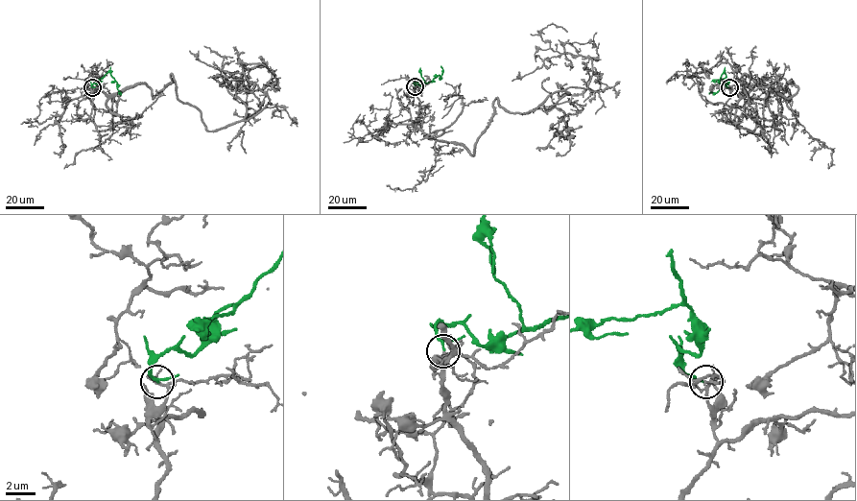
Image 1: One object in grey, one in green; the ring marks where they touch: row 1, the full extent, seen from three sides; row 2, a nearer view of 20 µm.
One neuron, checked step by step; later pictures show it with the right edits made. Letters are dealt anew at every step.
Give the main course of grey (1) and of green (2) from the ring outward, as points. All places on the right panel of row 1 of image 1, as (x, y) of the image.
1: (729, 87), (798, 90), (744, 74), (748, 131), (703, 100), (696, 73), (675, 81)
2: (729, 87), (725, 72), (718, 83), (721, 88), (709, 94)

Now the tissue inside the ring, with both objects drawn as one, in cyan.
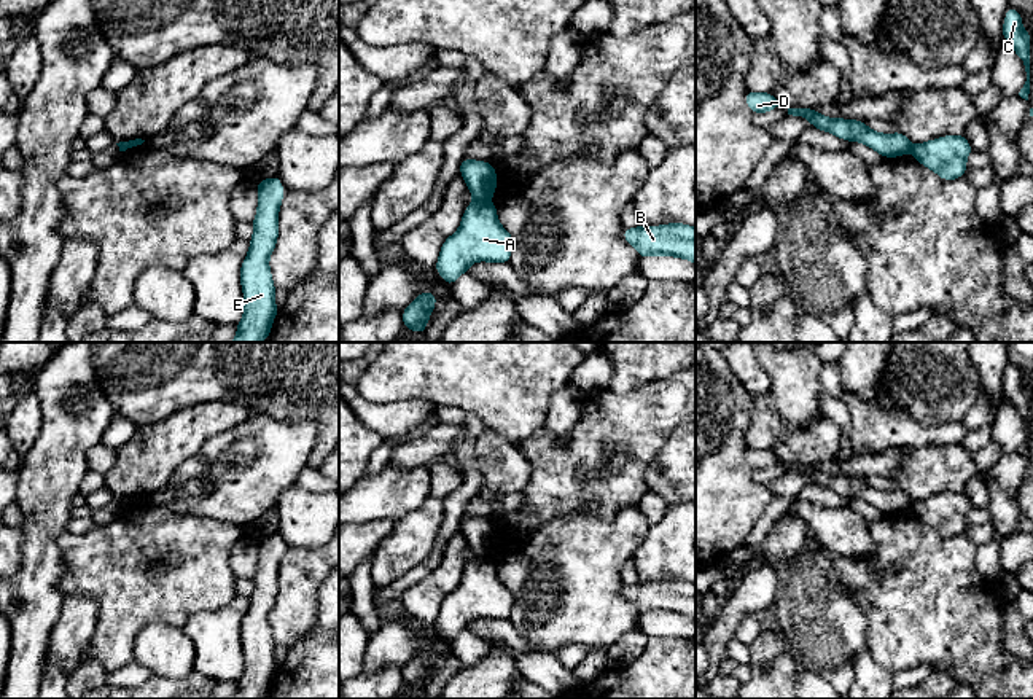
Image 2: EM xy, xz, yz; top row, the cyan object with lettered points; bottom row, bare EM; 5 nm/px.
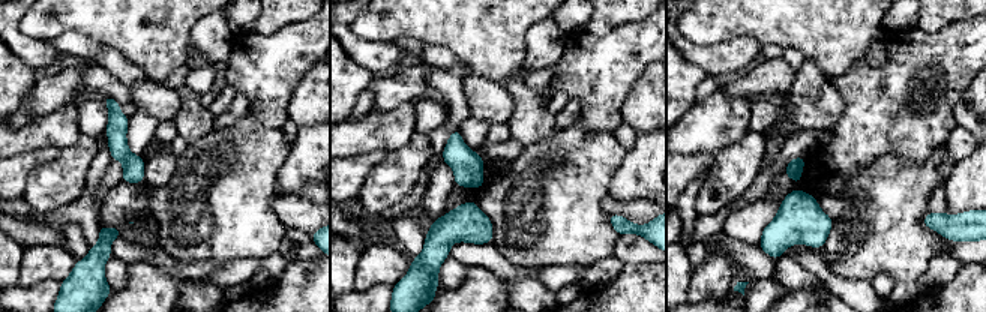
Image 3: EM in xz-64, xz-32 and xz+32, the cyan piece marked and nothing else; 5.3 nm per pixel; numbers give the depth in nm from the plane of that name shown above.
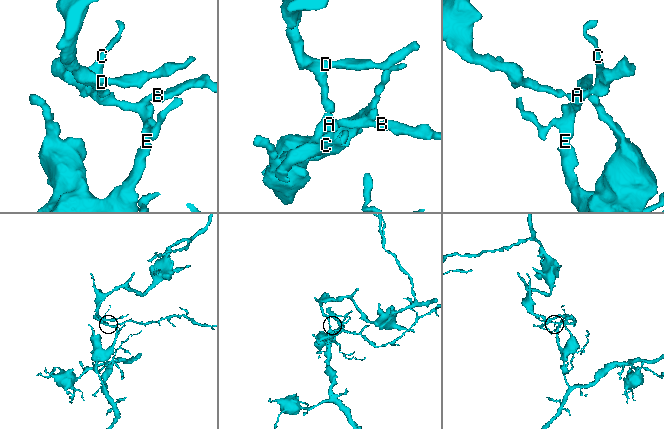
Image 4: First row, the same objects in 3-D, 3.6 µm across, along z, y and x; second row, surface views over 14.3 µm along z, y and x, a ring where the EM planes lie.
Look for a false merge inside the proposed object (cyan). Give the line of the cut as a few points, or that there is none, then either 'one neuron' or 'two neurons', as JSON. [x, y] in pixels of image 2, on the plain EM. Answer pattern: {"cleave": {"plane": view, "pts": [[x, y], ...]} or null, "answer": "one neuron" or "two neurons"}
{"cleave": {"plane": "xz", "pts": [[476, 556], [487, 559]]}, "answer": "two neurons"}

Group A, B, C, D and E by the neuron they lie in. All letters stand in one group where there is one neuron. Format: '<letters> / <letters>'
A B C E / D

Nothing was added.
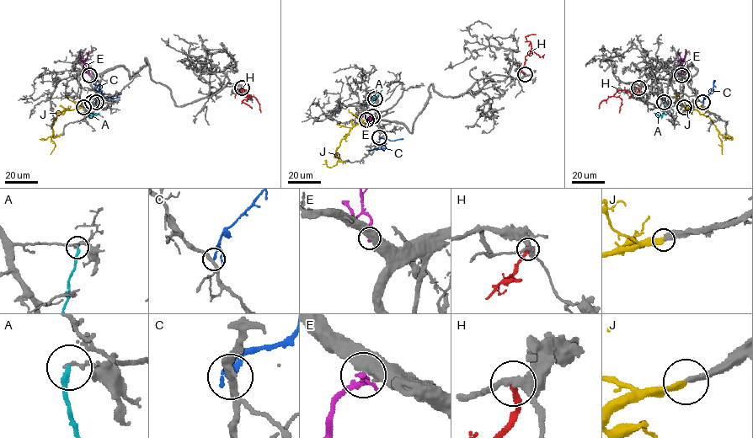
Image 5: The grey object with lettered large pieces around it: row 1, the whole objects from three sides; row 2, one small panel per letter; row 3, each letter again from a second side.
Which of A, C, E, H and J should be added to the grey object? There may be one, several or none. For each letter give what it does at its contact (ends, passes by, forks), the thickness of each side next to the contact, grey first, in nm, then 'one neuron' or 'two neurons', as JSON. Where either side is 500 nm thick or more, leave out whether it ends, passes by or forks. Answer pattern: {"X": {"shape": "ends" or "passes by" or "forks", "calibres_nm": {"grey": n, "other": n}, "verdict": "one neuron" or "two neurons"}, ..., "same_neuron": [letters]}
{"A": {"shape": "ends", "calibres_nm": {"grey": 140, "other": 240}, "verdict": "two neurons"}, "C": {"shape": "ends", "calibres_nm": {"grey": 300, "other": 240}, "verdict": "two neurons"}, "E": {"calibres_nm": {"grey": 600, "other": 240}, "verdict": "two neurons"}, "H": {"shape": "ends", "calibres_nm": {"grey": 320, "other": 280}, "verdict": "two neurons"}, "J": {"shape": "ends", "calibres_nm": {"grey": 300, "other": 320}, "verdict": "two neurons"}, "same_neuron": []}

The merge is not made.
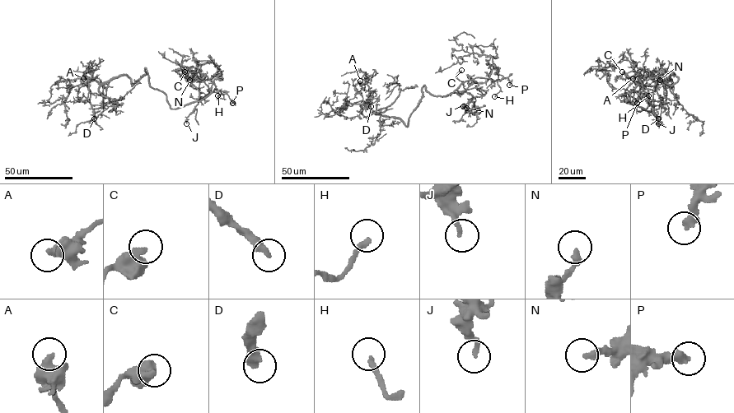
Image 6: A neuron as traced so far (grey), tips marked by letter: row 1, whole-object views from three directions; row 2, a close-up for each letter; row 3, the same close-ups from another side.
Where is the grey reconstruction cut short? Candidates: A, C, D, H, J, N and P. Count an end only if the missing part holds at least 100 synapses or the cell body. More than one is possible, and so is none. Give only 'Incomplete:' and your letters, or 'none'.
Incomplete: D

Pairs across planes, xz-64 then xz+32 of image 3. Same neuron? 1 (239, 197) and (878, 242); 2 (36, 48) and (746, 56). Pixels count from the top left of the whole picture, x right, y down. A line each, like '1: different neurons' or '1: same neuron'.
1: same neuron
2: same neuron

